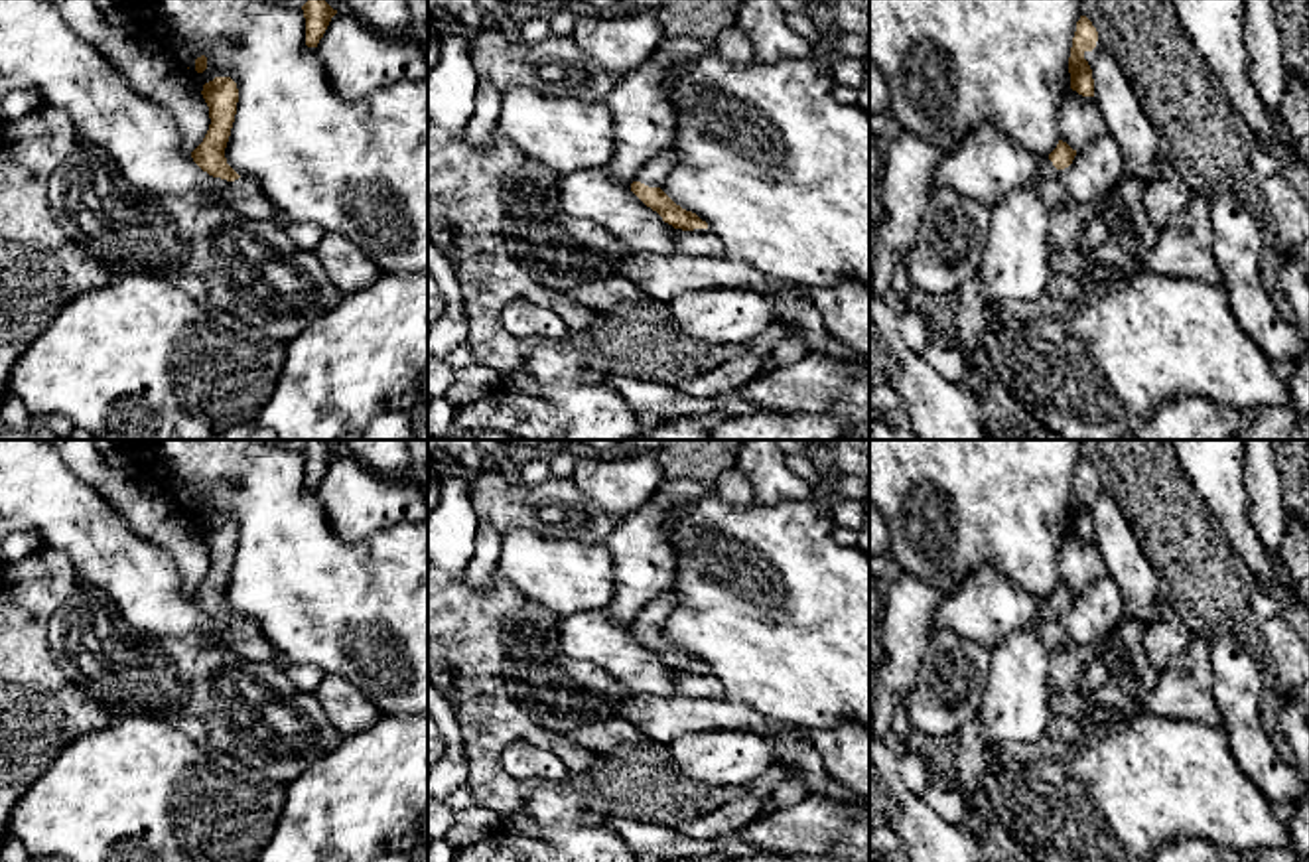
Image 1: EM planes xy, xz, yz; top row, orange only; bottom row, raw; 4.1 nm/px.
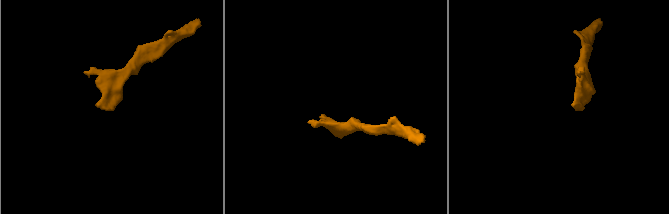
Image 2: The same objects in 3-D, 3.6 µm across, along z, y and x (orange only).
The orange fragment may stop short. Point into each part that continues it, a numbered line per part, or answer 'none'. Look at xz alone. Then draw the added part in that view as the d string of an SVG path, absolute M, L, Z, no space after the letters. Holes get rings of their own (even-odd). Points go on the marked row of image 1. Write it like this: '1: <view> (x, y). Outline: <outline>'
1: xz (653, 174). Outline: M672 148L662 150L654 158L651 158L647 164L641 166L641 170L635 176L635 181L641 181L649 187L660 187L674 168L676 152Z

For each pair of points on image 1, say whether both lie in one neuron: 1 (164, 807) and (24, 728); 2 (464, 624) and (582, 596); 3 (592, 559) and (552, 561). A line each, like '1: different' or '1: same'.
1: different
2: different
3: same

